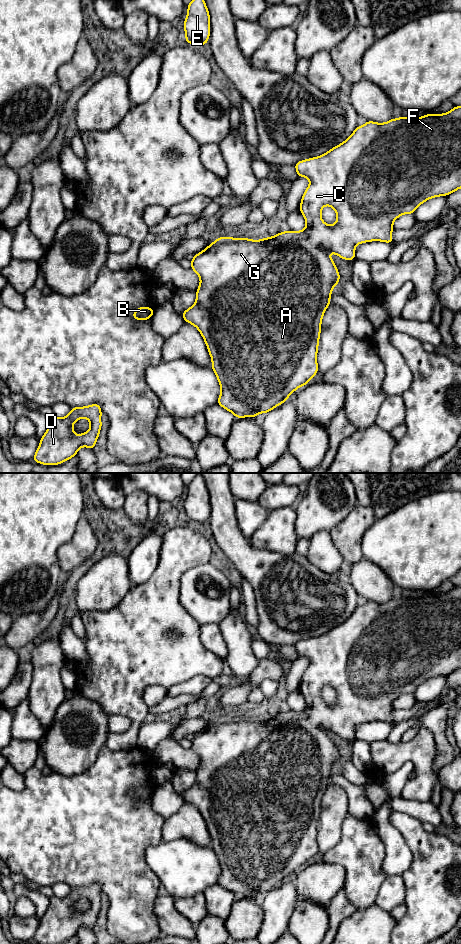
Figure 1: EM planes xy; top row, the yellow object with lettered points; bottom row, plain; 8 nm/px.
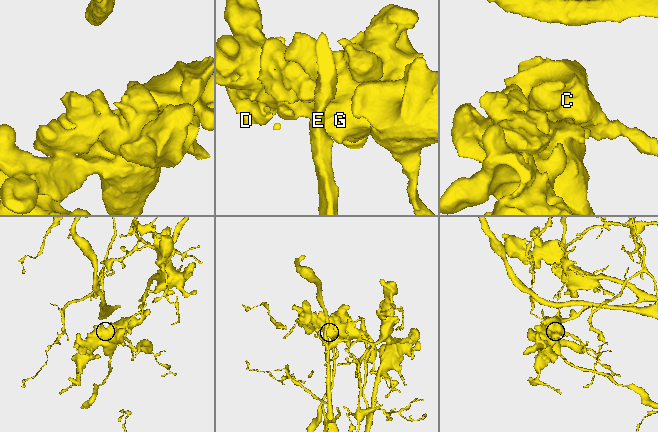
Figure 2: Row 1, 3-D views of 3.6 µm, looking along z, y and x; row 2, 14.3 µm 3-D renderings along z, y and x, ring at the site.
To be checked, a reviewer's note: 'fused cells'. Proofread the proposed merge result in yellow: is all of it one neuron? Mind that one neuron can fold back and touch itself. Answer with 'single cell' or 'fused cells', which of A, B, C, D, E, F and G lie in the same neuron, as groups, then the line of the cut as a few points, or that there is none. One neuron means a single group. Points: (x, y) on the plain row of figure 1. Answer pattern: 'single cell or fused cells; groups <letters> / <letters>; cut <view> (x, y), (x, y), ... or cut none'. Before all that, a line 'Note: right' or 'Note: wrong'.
Note: wrong
single cell; groups A B C D E F G; cut none

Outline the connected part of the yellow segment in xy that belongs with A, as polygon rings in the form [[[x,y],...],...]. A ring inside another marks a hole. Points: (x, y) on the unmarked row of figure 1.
[[[455,586],[449,592],[439,595],[435,595],[432,592],[419,598],[408,598],[406,596],[398,599],[392,598],[386,603],[367,601],[364,605],[358,606],[343,623],[333,627],[323,635],[299,641],[294,646],[298,657],[306,657],[310,660],[299,686],[299,690],[306,701],[304,710],[280,712],[273,717],[261,720],[219,717],[191,739],[191,749],[199,755],[200,765],[196,771],[195,784],[182,792],[181,795],[185,802],[194,805],[199,810],[206,823],[212,839],[211,847],[221,867],[217,883],[225,890],[232,892],[236,899],[243,897],[254,898],[257,894],[268,893],[287,881],[290,874],[299,867],[307,865],[309,860],[318,853],[317,832],[322,797],[327,787],[331,785],[330,776],[333,767],[340,761],[338,749],[328,733],[335,733],[343,740],[351,741],[355,740],[355,727],[360,723],[371,721],[394,723],[392,710],[395,699],[403,694],[414,694],[416,688],[428,679],[447,676],[461,668],[461,586]],[[326,685],[331,686],[336,691],[337,701],[334,705],[328,705],[322,700],[321,690]]]

